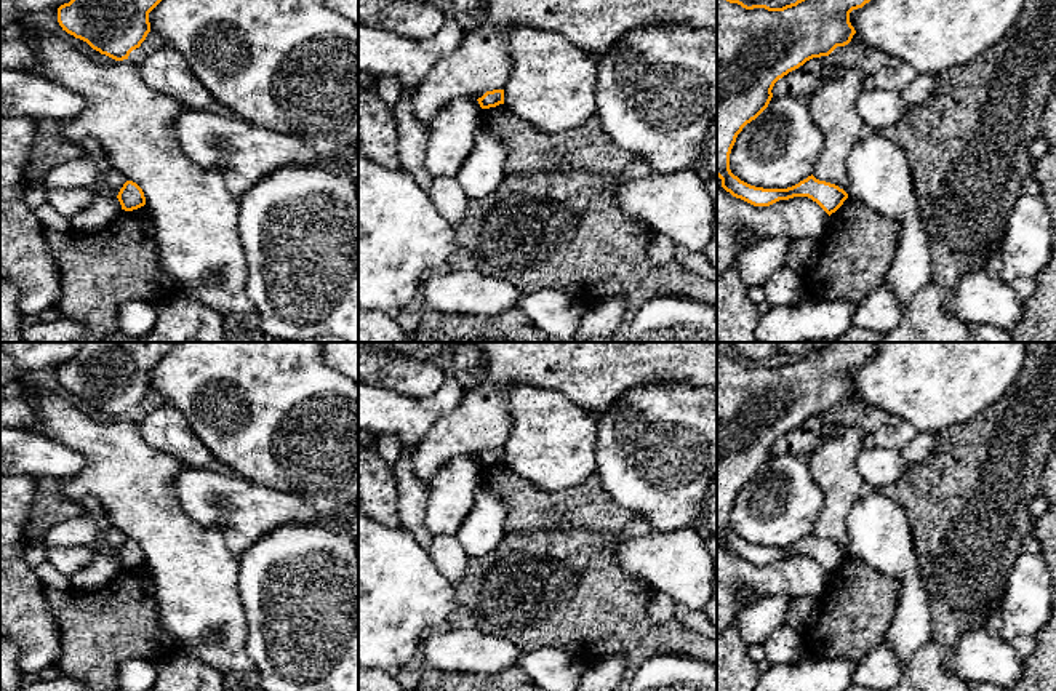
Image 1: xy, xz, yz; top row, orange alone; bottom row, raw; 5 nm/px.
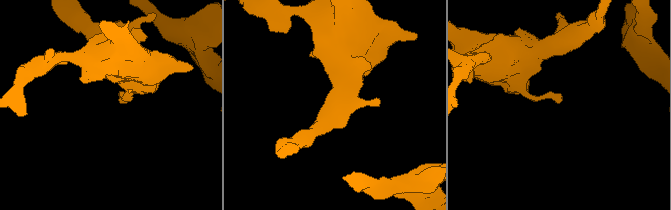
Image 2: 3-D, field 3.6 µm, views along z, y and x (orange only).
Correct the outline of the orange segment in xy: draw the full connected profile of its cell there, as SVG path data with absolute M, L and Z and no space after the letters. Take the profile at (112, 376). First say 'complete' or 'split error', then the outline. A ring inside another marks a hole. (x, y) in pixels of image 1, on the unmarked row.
complete; M85 342L69 361L58 366L58 381L62 389L101 413L123 419L146 398L150 390L149 371L174 346L176 342Z

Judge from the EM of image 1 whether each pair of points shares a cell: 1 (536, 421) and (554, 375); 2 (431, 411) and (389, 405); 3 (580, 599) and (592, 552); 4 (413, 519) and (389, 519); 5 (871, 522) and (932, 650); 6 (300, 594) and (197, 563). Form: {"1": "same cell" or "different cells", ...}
{"1": "different cells", "2": "same cell", "3": "same cell", "4": "different cells", "5": "different cells", "6": "different cells"}

